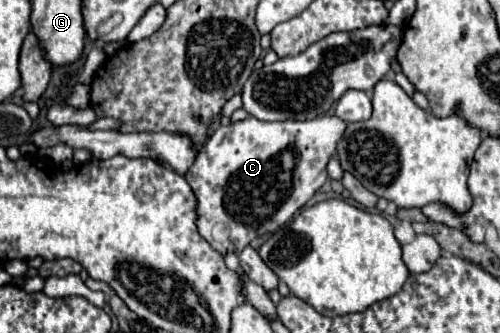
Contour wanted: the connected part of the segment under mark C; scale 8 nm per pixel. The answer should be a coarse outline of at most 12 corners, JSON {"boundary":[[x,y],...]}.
{"boundary":[[336,115],[218,127],[184,175],[222,255],[328,179]]}

